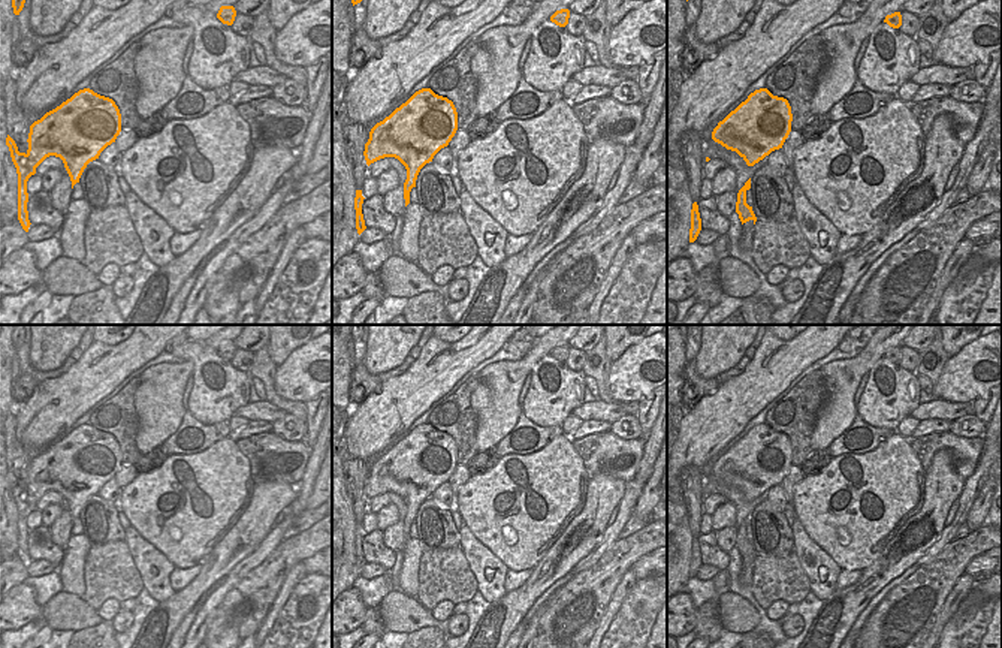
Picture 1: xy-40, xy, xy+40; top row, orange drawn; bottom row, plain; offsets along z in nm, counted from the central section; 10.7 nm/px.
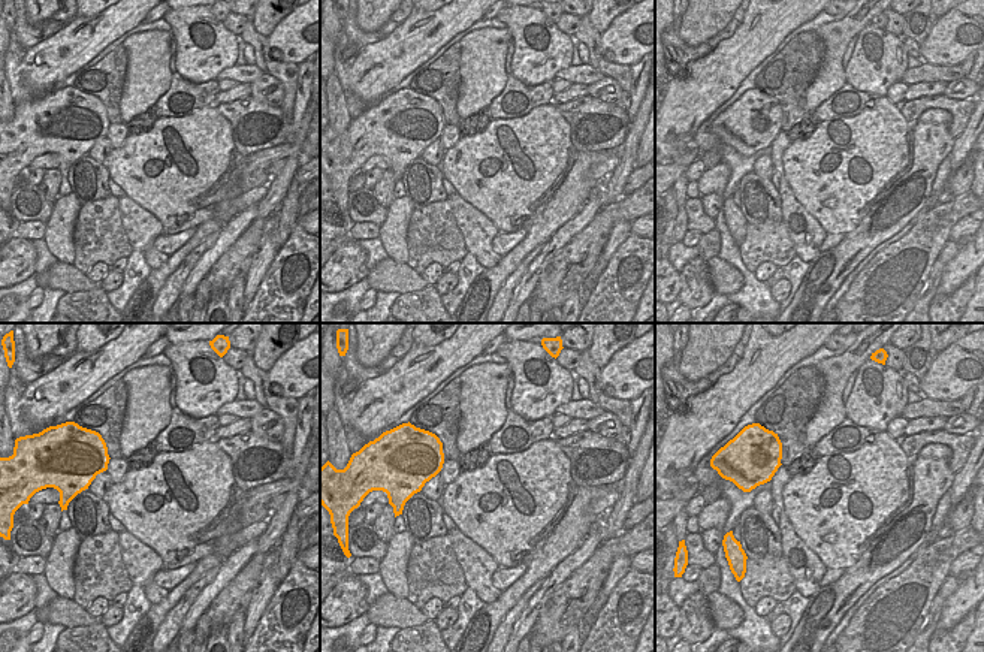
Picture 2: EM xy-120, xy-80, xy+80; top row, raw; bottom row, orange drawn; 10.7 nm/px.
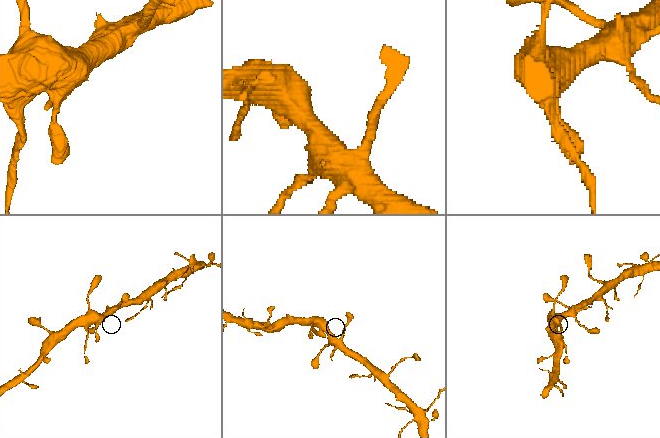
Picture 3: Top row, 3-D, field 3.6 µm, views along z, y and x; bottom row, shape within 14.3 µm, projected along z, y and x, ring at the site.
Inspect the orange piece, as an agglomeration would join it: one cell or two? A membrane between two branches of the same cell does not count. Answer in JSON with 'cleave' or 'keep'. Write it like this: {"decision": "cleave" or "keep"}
{"decision": "keep"}

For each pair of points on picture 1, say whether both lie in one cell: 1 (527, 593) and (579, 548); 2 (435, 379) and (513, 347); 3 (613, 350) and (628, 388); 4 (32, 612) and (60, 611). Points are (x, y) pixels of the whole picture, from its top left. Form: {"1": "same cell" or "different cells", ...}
{"1": "same cell", "2": "different cells", "3": "different cells", "4": "different cells"}

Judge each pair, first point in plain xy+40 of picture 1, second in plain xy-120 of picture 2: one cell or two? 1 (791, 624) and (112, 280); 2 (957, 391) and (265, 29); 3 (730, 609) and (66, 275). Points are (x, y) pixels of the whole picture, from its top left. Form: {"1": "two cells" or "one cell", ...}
{"1": "one cell", "2": "two cells", "3": "one cell"}

